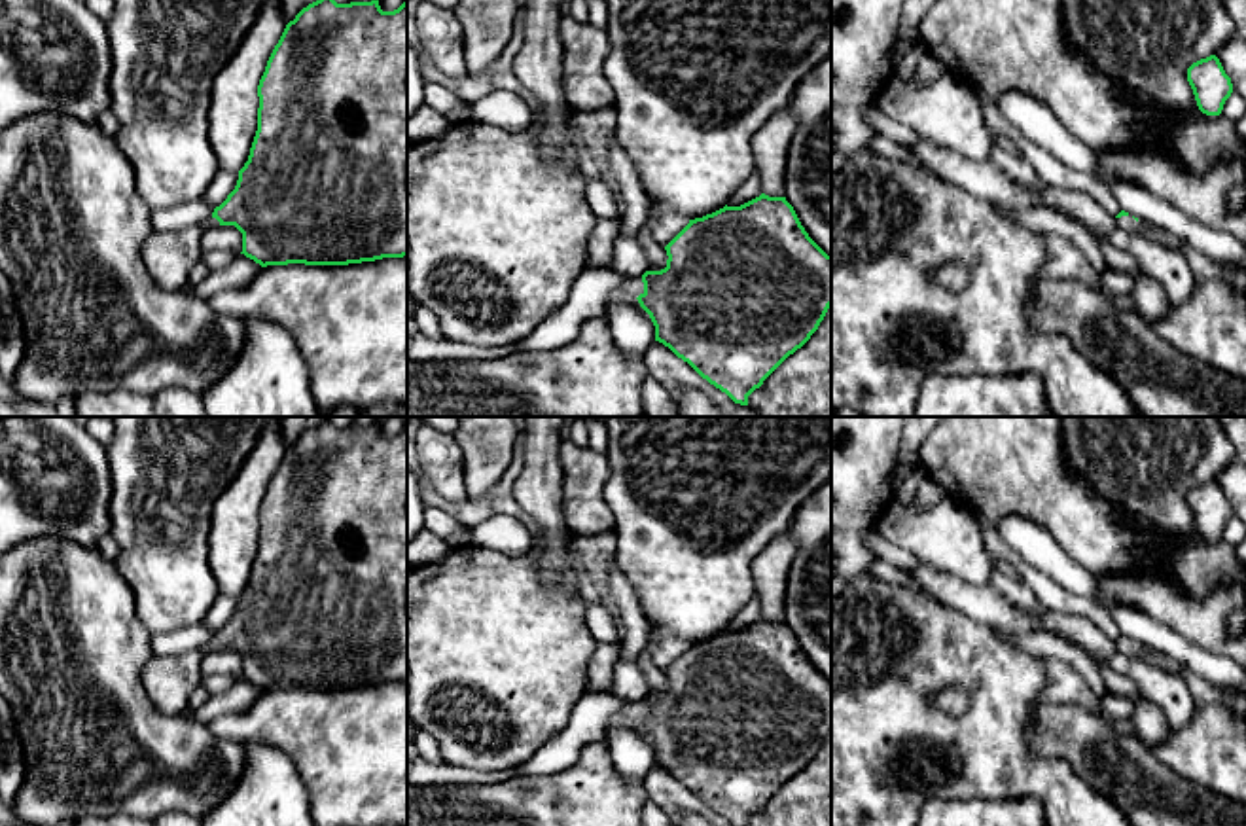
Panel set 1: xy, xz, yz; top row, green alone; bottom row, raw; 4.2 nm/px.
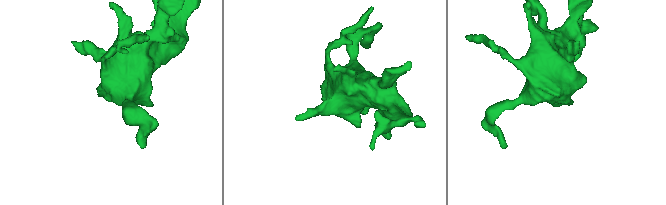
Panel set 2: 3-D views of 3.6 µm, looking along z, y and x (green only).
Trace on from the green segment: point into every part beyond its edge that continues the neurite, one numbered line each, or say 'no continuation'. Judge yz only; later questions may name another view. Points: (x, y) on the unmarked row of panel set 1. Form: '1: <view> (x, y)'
1: yz (1125, 646)

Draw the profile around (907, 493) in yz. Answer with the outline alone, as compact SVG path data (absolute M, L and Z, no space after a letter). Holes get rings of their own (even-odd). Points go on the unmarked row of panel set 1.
M917 457L909 468L905 481L901 483L896 502L903 506L915 506L917 491L924 477L926 477L926 470L920 462L920 457Z

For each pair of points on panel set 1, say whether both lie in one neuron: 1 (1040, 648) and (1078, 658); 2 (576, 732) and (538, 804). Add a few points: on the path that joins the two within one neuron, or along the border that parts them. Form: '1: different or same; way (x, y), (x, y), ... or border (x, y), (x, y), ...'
1: same; way (1050, 648), (1068, 652)
2: different; border (587, 745), (561, 772), (516, 777)

